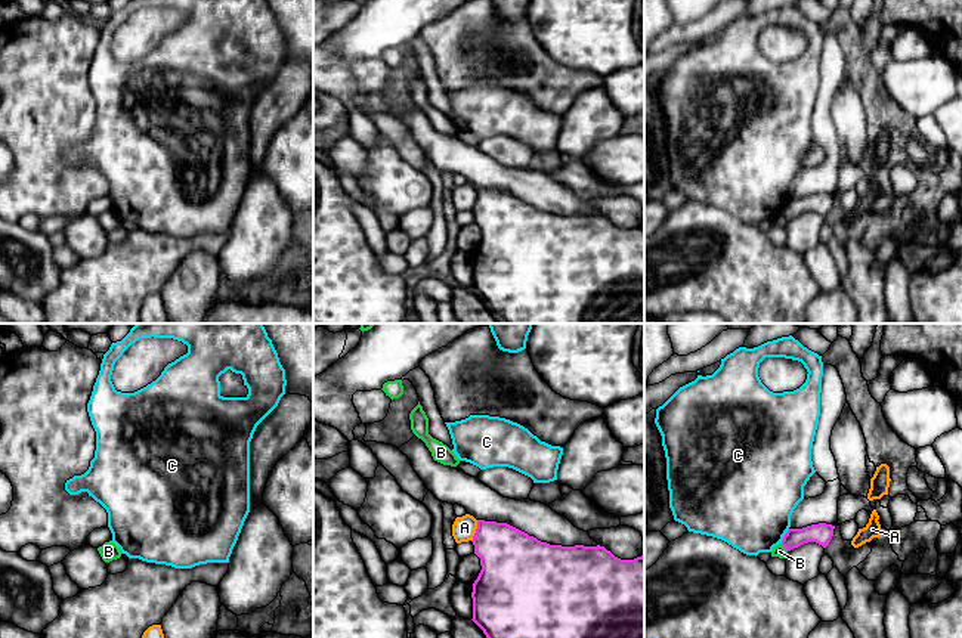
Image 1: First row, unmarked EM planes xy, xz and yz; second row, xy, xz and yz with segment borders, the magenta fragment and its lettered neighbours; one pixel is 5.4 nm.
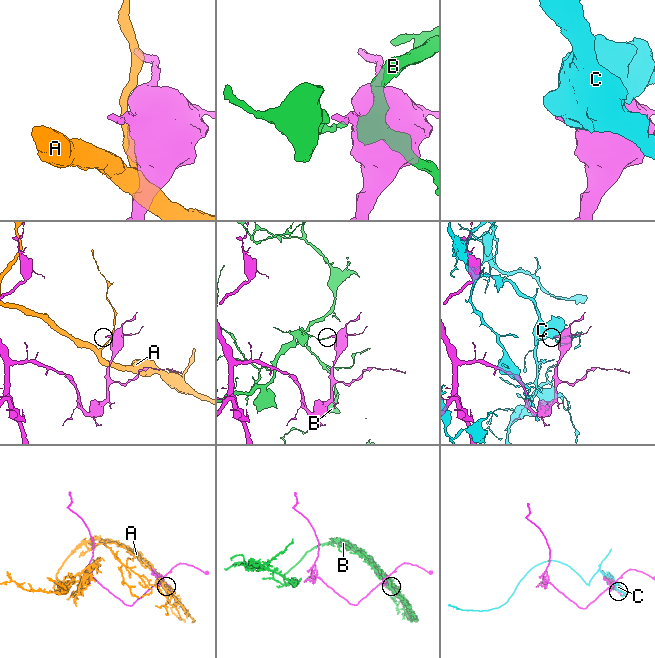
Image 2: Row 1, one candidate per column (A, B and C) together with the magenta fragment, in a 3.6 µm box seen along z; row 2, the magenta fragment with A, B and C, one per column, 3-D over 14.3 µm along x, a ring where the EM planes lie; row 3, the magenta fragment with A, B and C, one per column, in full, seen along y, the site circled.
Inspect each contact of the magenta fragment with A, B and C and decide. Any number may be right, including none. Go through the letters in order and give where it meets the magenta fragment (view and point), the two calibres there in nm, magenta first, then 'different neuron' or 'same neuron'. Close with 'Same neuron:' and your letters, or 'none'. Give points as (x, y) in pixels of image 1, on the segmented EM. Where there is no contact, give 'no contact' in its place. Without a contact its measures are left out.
A: meets magenta in xz at (476, 530); 340 nm thick on the magenta side, 130 nm on the other; different neuron
B: meets magenta in yz at (785, 547); 120 nm thick on the magenta side, 70 nm on the other; different neuron
C: meets magenta in yz at (783, 536); 120 nm thick on the magenta side, 460 nm on the other; different neuron
Same neuron: none

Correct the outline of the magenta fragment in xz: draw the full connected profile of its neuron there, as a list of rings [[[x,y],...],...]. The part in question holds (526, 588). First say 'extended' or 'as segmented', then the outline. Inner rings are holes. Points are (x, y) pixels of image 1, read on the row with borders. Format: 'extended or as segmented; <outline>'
as segmented; [[[477,520],[474,554],[482,570],[473,583],[473,622],[486,638],[644,638],[644,555],[621,560],[604,546],[541,542],[507,524]]]

